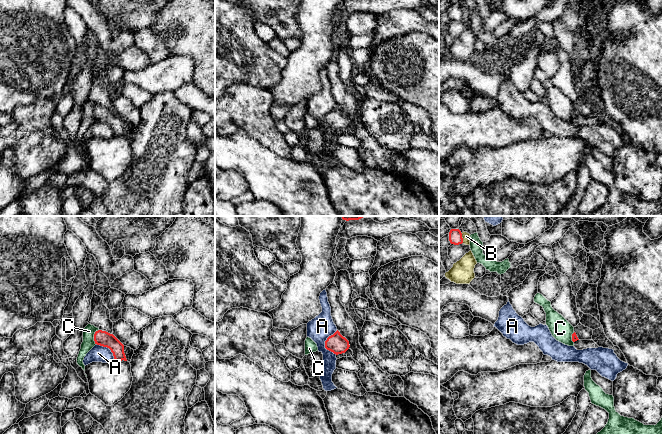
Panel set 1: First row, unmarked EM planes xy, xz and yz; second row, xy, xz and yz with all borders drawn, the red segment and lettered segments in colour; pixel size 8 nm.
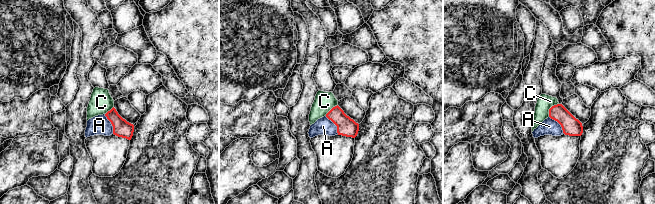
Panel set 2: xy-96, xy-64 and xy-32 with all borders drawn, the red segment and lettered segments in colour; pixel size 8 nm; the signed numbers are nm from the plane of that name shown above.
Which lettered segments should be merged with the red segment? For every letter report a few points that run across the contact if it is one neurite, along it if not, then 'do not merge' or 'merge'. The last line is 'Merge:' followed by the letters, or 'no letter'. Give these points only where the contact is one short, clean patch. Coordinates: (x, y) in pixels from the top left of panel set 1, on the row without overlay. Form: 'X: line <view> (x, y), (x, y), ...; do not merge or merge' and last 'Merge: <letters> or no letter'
A: do not merge
B: do not merge
C: line xy (98, 105), (94, 110), (95, 120); do not merge
Merge: no letter

